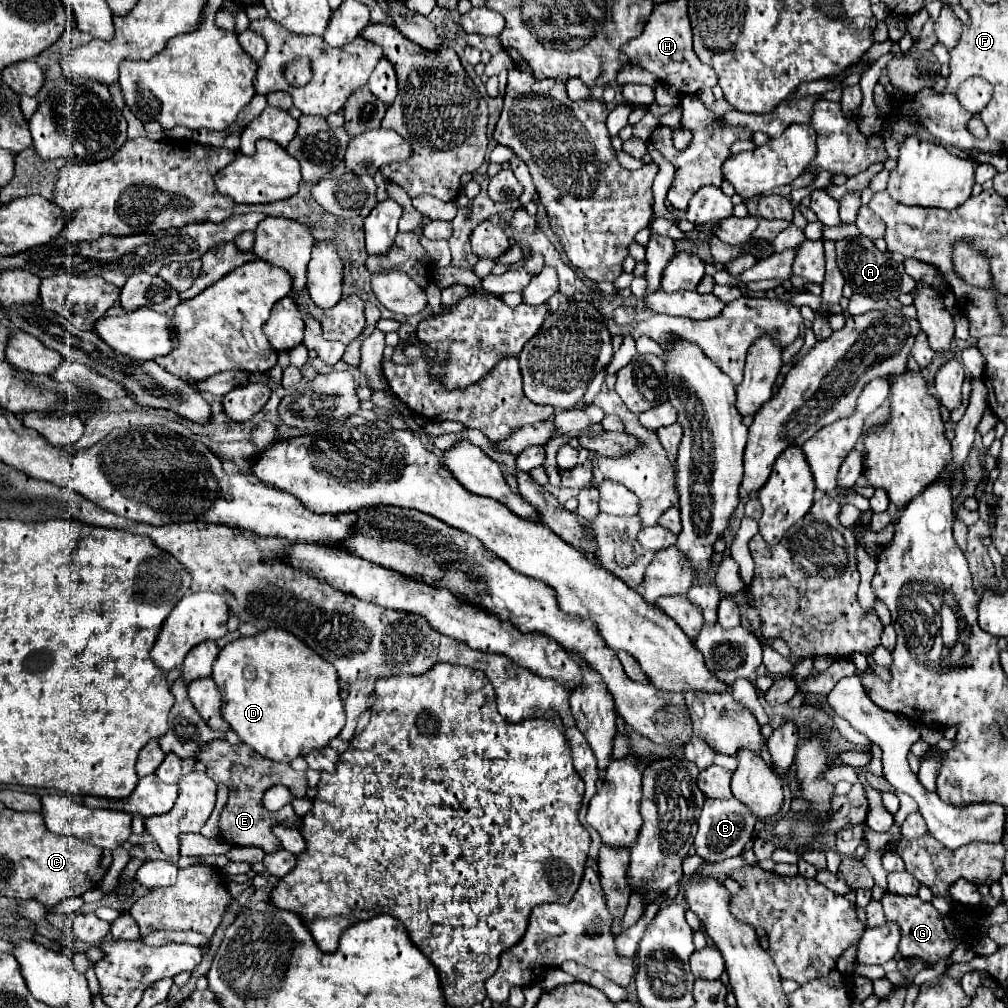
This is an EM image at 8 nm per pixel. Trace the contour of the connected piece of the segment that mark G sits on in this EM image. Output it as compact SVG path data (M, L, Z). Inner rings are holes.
M888 891L882 897L882 905L884 905L886 919L900 925L899 951L903 958L918 955L918 957L926 959L928 963L936 963L938 959L948 957L950 951L956 947L956 943L950 939L946 929L944 929L942 915L934 909L932 903L926 903L920 897L902 897L902 895Z

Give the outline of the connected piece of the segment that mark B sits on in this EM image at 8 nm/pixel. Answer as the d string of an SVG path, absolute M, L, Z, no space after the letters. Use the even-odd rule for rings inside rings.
M734 797L706 799L702 813L700 813L700 819L698 819L698 833L694 837L696 855L700 855L708 863L718 863L728 857L740 855L744 851L744 845L752 839L754 825L756 825L756 819L752 817L752 813Z

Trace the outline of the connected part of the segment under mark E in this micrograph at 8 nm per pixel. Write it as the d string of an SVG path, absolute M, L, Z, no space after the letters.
M226 739L210 741L198 753L198 761L206 765L206 775L212 781L226 783L230 789L228 803L220 815L220 837L226 843L238 845L238 847L260 847L264 853L274 853L280 849L280 841L274 837L272 827L274 825L284 825L284 827L294 827L294 829L300 827L300 817L296 817L292 805L286 805L280 811L270 813L262 807L262 795L268 787L282 783L290 789L292 795L304 797L308 791L308 781L304 773L294 771L288 763L276 763L254 753L254 749L250 749L250 745L246 743L232 745Z

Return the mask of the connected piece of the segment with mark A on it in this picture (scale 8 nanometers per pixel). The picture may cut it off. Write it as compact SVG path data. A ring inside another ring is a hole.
M864 235L844 237L844 239L836 241L836 253L838 253L838 267L842 269L842 275L846 277L846 283L856 293L870 295L872 299L896 299L898 295L910 293L916 287L916 281L904 271L904 265L888 259Z

